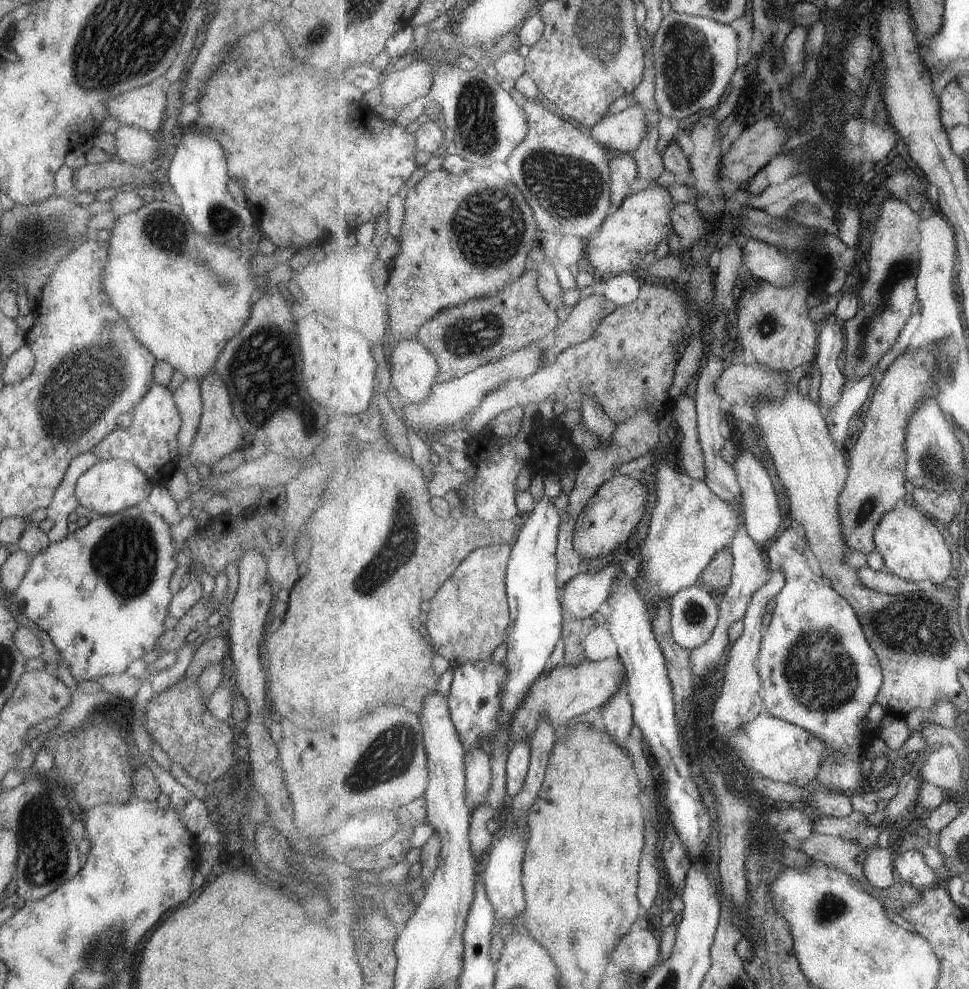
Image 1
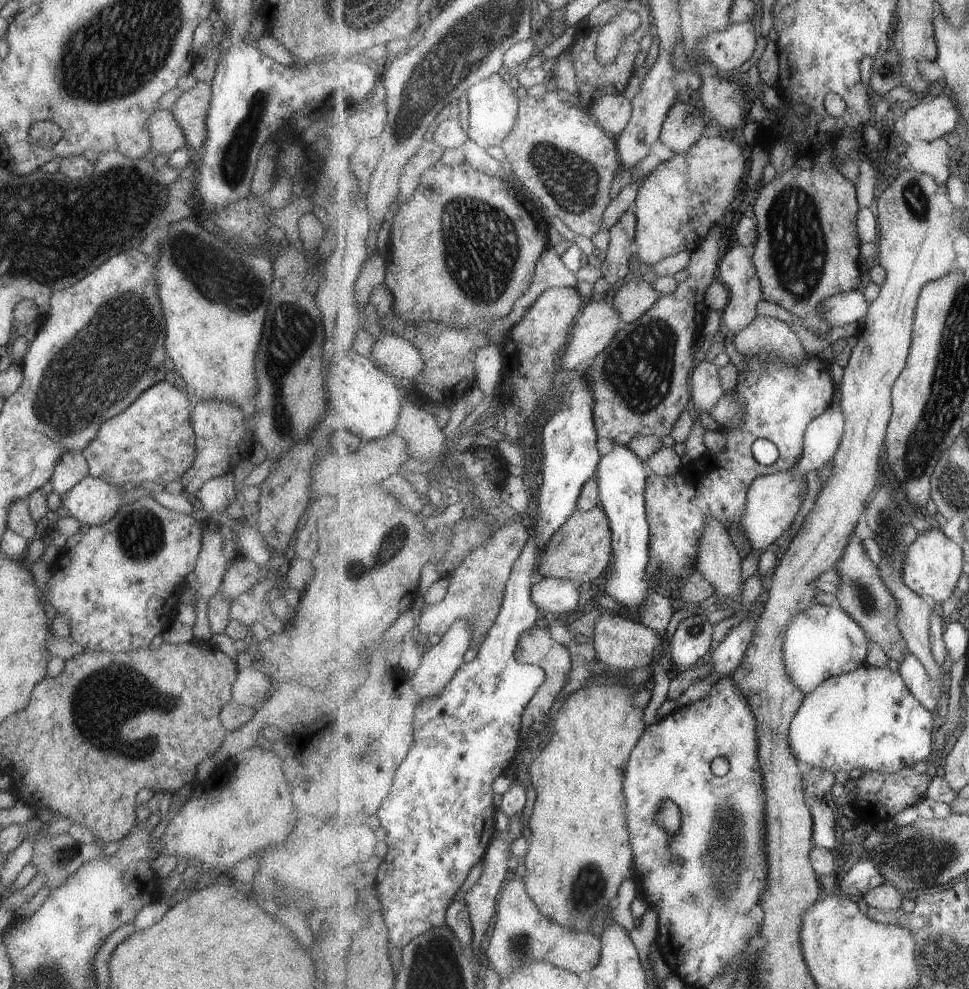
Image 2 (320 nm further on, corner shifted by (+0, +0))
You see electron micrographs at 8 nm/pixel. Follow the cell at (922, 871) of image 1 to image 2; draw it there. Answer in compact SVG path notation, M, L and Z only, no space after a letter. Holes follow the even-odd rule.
M871 858L864 862L850 866L847 872L842 872L843 878L839 881L840 890L844 895L864 896L867 891L872 891L887 883L881 868Z

